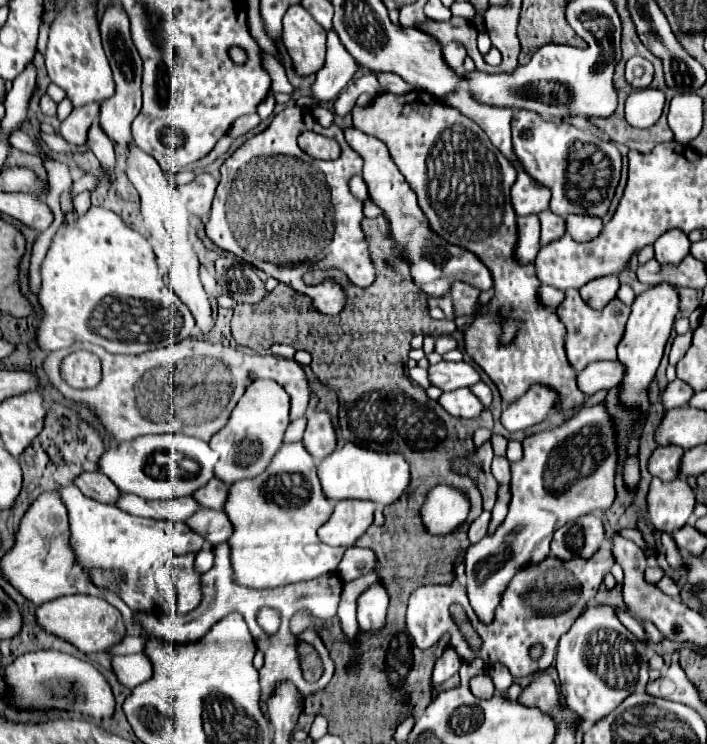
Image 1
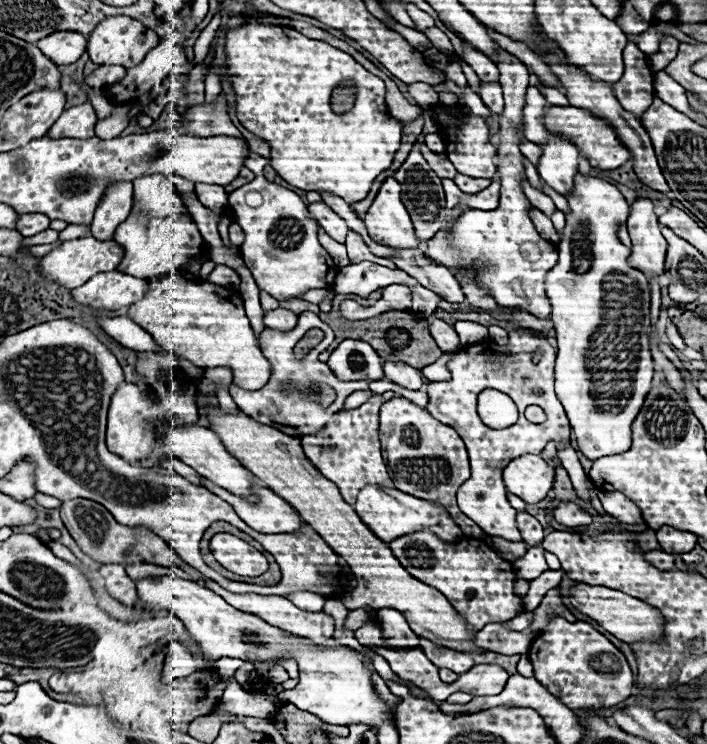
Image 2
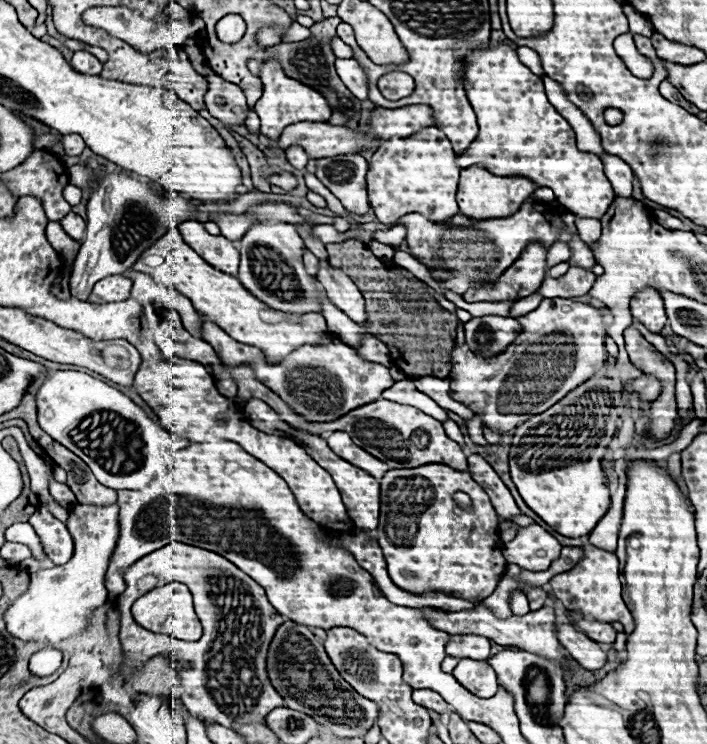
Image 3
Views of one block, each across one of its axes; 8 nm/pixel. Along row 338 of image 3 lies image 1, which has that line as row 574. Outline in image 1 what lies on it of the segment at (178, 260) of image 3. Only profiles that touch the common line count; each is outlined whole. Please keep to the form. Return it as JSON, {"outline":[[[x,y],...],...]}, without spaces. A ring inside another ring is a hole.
{"outline":[[[302,442],[284,444],[282,450],[276,454],[272,464],[256,478],[252,480],[240,480],[230,486],[228,502],[224,512],[228,514],[230,522],[234,524],[234,534],[228,540],[232,548],[232,568],[234,568],[234,580],[242,586],[252,588],[274,588],[274,586],[286,586],[300,580],[318,578],[328,572],[336,572],[346,546],[334,548],[324,546],[318,538],[318,528],[330,518],[334,502],[324,498],[314,458],[308,454]]]}

